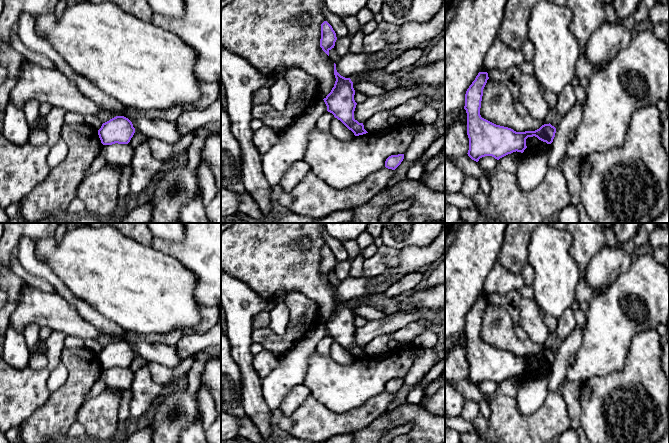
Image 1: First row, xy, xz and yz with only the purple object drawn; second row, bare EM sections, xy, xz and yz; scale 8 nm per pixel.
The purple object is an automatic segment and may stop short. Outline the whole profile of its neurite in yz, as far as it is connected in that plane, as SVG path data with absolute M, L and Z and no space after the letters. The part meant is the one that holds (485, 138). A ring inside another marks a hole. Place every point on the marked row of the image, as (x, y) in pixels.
M479 72L465 94L464 109L467 113L467 135L469 138L468 156L478 162L480 158L492 156L500 158L527 148L526 139L537 137L551 144L556 128L549 124L542 125L535 131L516 132L511 128L496 125L480 115L483 89L489 79L487 72Z

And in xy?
M116 116L102 124L98 135L103 145L128 144L135 133L132 122L124 116Z

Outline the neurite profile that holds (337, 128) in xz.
M337 118L332 120L329 132L340 141L350 141L355 137L354 133Z

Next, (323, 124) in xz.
M327 111L322 116L319 117L316 127L324 133L329 132L330 124L334 118L335 118L334 115Z

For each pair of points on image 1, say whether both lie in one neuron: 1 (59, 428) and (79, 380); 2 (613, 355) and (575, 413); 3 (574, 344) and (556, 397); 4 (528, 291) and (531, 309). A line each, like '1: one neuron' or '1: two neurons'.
1: one neuron
2: two neurons
3: two neurons
4: two neurons

